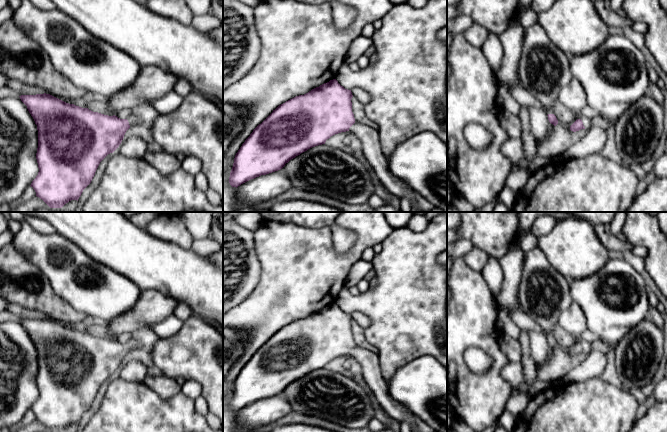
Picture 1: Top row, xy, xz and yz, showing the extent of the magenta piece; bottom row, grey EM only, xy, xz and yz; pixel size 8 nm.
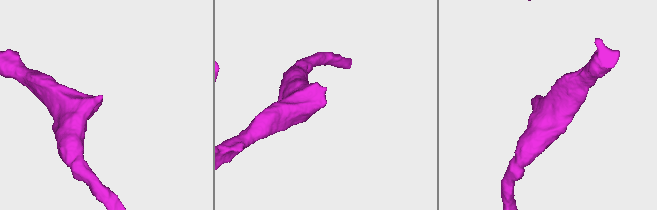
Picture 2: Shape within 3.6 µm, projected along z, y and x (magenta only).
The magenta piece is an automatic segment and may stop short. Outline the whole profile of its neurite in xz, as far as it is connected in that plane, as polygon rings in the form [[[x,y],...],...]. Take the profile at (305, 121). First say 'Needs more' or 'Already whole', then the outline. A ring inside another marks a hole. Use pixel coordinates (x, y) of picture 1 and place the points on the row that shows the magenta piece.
Needs more. [[[333,79],[279,105],[253,130],[236,153],[229,177],[230,185],[237,188],[251,179],[278,171],[301,153],[325,144],[331,136],[350,131],[361,141],[363,154],[382,185],[399,198],[408,197],[412,208],[425,212],[417,204],[415,191],[407,188],[389,171],[388,160],[382,152],[378,130],[355,122],[352,97],[351,90],[345,89],[336,79]]]

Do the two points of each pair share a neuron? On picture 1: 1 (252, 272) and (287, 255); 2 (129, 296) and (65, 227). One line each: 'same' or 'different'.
1: different
2: different

